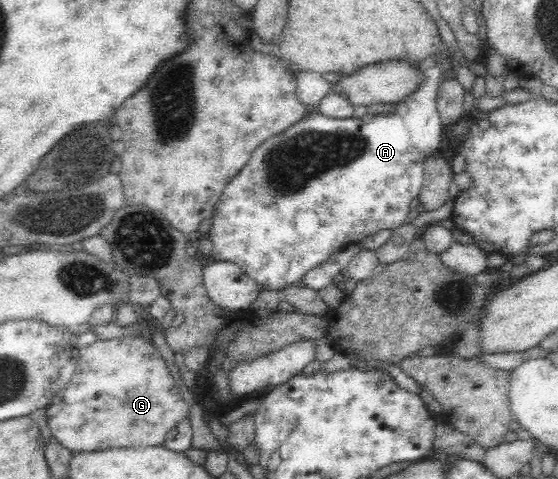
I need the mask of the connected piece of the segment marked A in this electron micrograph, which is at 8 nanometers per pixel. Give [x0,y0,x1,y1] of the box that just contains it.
[206,49,451,292]

